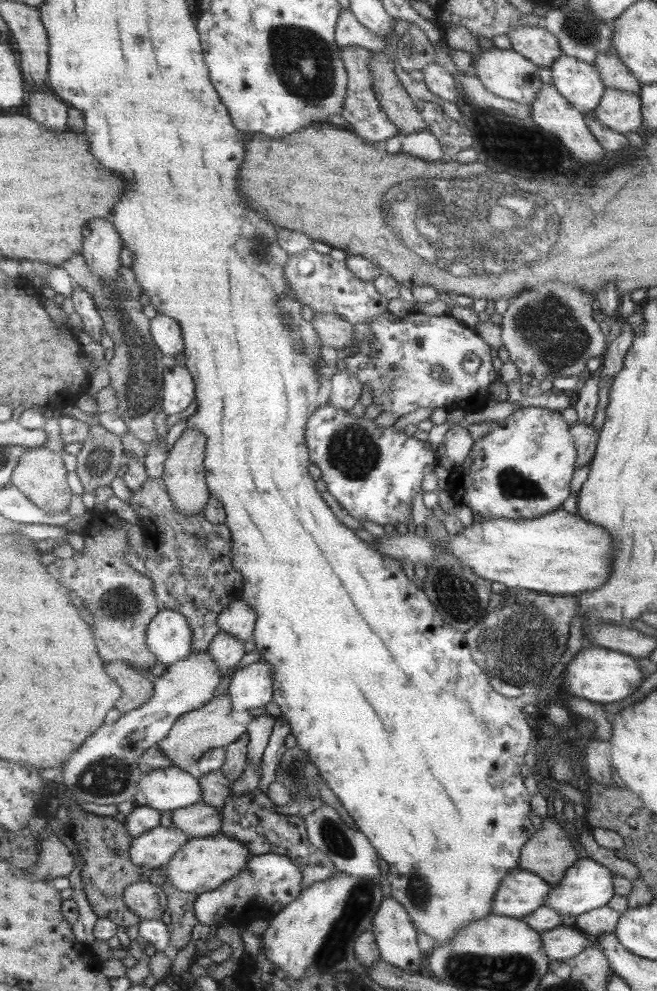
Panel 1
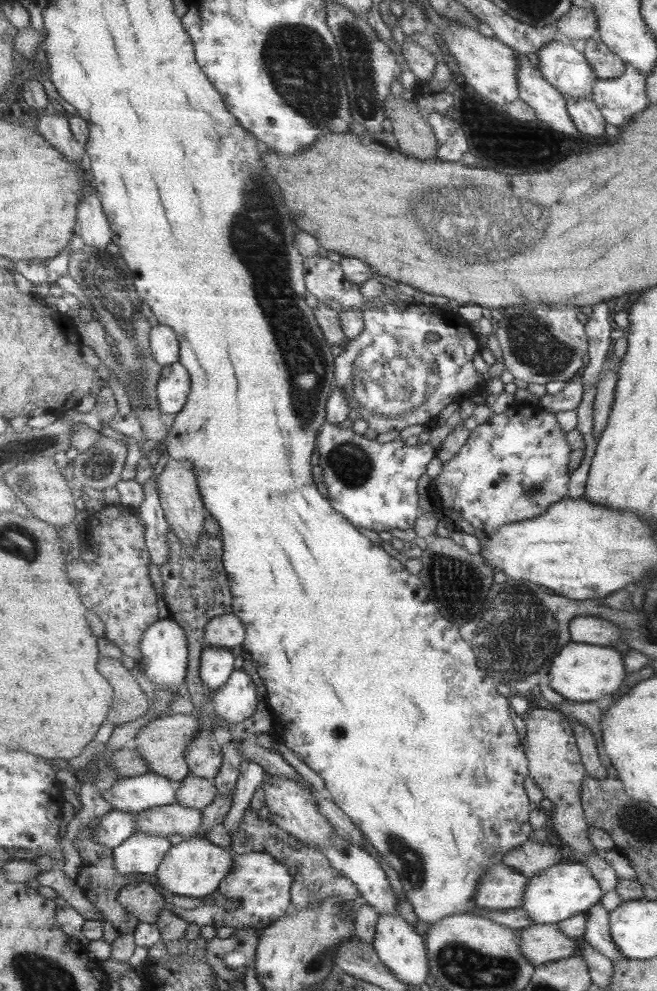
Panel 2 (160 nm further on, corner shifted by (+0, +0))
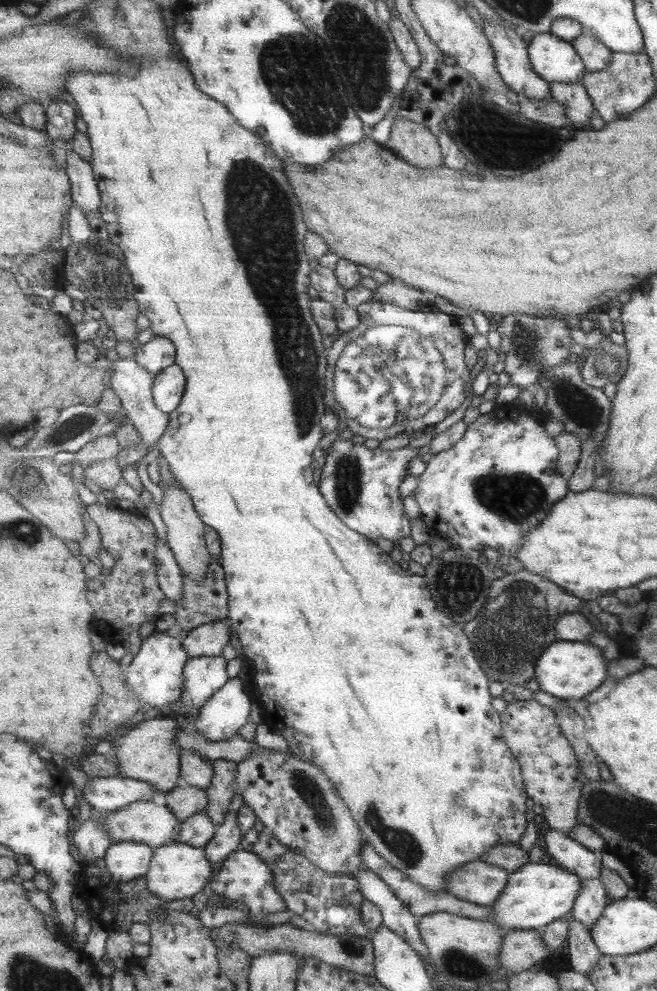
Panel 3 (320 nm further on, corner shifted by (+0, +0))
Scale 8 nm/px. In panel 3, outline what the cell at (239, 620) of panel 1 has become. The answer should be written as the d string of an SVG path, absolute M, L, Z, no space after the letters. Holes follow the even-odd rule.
M218 621L197 627L183 640L185 651L189 657L219 657L223 648L231 640L231 624L228 621Z

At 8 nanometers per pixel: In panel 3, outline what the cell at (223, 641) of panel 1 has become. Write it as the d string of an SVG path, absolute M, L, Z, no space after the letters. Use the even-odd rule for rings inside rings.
M219 657L190 658L184 668L184 694L178 707L203 708L230 681L227 660Z

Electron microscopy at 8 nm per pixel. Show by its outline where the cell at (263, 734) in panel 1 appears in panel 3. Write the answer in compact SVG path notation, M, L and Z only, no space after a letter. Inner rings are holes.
M236 788L236 792L230 811L226 814L225 822L216 826L213 840L204 847L213 867L219 867L232 852L239 850L243 840L243 837L239 835L241 830L239 830L239 822L237 822L237 810L245 805L245 801L242 794L238 792L238 788Z

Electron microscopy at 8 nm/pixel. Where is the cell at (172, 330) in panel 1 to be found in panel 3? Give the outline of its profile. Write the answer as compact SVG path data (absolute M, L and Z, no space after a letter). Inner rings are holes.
M154 336L148 343L137 345L136 361L157 376L176 362L177 347L164 336Z

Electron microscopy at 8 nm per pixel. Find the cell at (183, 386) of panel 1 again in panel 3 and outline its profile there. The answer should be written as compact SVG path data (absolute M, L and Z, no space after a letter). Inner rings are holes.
M176 362L156 376L154 399L156 405L167 414L171 414L183 400L188 378Z

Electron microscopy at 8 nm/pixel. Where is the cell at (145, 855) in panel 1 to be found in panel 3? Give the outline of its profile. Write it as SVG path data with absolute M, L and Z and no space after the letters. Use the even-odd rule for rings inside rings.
M143 842L113 843L106 854L106 870L116 883L130 884L149 872L155 850Z

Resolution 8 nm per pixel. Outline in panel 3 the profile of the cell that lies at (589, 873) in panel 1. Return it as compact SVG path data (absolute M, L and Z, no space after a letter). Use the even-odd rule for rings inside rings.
M527 863L511 873L503 896L492 906L492 922L505 933L511 930L543 930L557 919L569 915L583 882L580 875L556 864Z

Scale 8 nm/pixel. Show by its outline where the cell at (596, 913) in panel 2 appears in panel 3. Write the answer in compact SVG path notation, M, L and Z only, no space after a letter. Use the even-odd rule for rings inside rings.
M584 878L582 882L582 889L571 914L591 930L609 905L607 902L609 897L605 890L605 884L601 880Z

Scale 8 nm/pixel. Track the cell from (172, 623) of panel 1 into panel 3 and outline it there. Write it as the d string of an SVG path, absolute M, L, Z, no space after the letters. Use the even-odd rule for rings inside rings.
M154 632L146 638L140 653L125 669L124 678L129 686L129 691L137 696L142 705L150 706L151 716L178 705L184 694L184 668L191 657L185 651L183 641L169 636L167 632Z

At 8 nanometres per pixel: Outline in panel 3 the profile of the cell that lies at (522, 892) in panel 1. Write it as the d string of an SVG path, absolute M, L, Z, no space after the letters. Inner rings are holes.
M479 861L466 862L451 871L446 878L448 892L460 900L480 906L493 906L499 902L508 885L511 873L504 867Z

